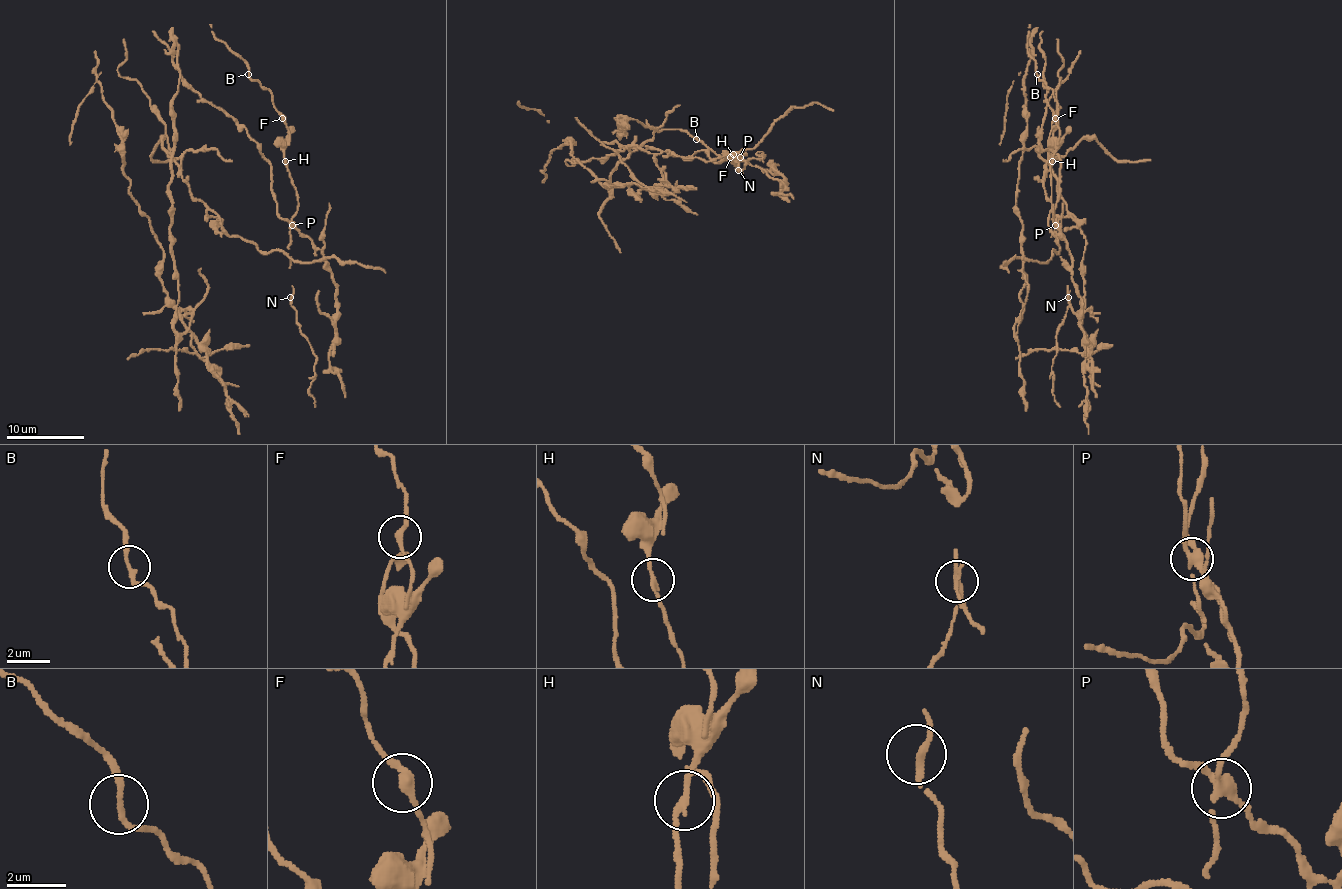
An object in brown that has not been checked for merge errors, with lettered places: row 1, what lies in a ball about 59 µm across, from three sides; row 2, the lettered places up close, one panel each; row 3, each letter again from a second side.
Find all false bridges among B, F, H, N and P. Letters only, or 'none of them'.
H, P

